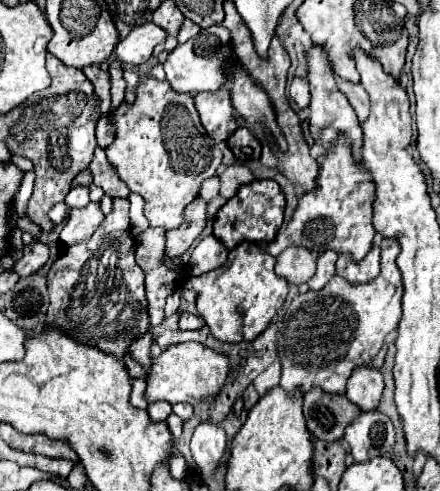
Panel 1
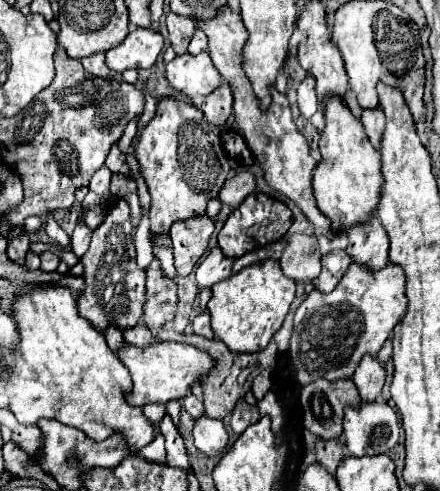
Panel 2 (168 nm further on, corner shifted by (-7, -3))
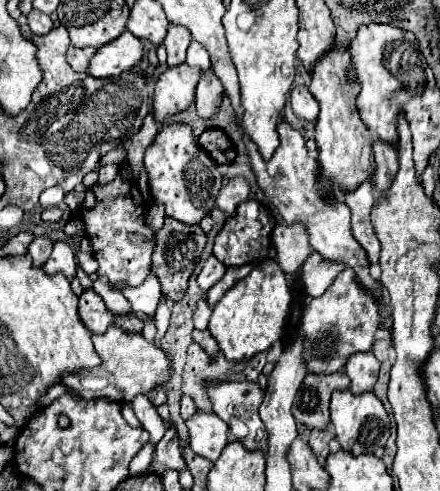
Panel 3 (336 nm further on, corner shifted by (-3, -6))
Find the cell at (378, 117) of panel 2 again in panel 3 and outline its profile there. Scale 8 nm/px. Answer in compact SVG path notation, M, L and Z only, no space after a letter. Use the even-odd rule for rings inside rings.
M374 140L374 162L376 162L376 170L374 170L374 184L376 184L376 194L382 196L388 186L392 184L392 176L396 176L396 150L392 150L390 144Z

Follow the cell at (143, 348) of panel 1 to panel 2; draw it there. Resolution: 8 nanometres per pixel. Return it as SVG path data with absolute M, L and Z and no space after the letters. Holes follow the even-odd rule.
M138 325L138 327L134 327L134 329L124 331L124 339L126 339L130 345L136 345L136 347L148 347L148 345L152 345L152 341L154 341L150 329L144 327L144 325Z

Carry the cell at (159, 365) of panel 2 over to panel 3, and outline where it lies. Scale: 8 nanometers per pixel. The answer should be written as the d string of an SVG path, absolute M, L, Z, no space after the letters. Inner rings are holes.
M110 324L104 334L92 334L92 342L102 364L90 370L78 370L60 376L60 384L76 390L86 400L110 398L116 402L130 402L136 394L146 394L150 388L162 386L170 376L168 356L142 334L126 332L120 326Z

